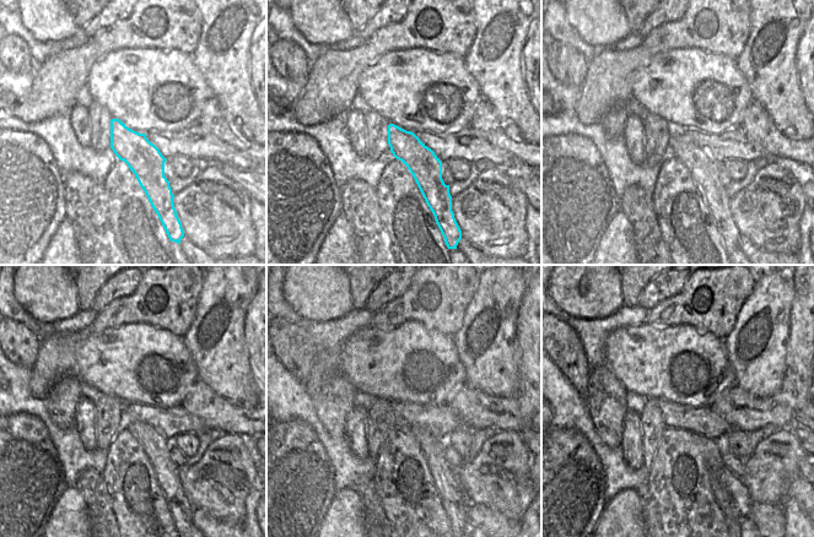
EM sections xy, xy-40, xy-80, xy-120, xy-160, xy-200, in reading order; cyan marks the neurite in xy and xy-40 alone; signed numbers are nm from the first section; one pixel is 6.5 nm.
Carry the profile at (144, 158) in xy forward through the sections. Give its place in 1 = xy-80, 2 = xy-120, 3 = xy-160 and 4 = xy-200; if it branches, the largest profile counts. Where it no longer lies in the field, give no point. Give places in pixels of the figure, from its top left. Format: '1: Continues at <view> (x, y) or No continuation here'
1: Continues at xy-80 (705, 171)
2: Continues at xy-120 (156, 446)
3: Continues at xy-160 (454, 504)
4: Continues at xy-200 (721, 495).

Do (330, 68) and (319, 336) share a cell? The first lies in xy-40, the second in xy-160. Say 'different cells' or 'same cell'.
different cells

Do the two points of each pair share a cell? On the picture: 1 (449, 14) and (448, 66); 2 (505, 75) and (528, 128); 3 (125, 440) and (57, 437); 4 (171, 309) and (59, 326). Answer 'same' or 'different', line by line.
1: different
2: same
3: different
4: different

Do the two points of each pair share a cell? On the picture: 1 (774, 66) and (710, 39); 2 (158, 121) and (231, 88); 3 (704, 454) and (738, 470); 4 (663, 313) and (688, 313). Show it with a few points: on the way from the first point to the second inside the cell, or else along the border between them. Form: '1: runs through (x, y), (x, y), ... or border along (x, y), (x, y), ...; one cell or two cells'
1: border along (748, 23), (747, 43), (736, 59); two cells
2: border along (199, 70), (214, 96); two cells
3: border along (722, 440), (720, 446), (721, 462), (740, 479); two cells
4: runs through (669, 313), (682, 313); one cell

